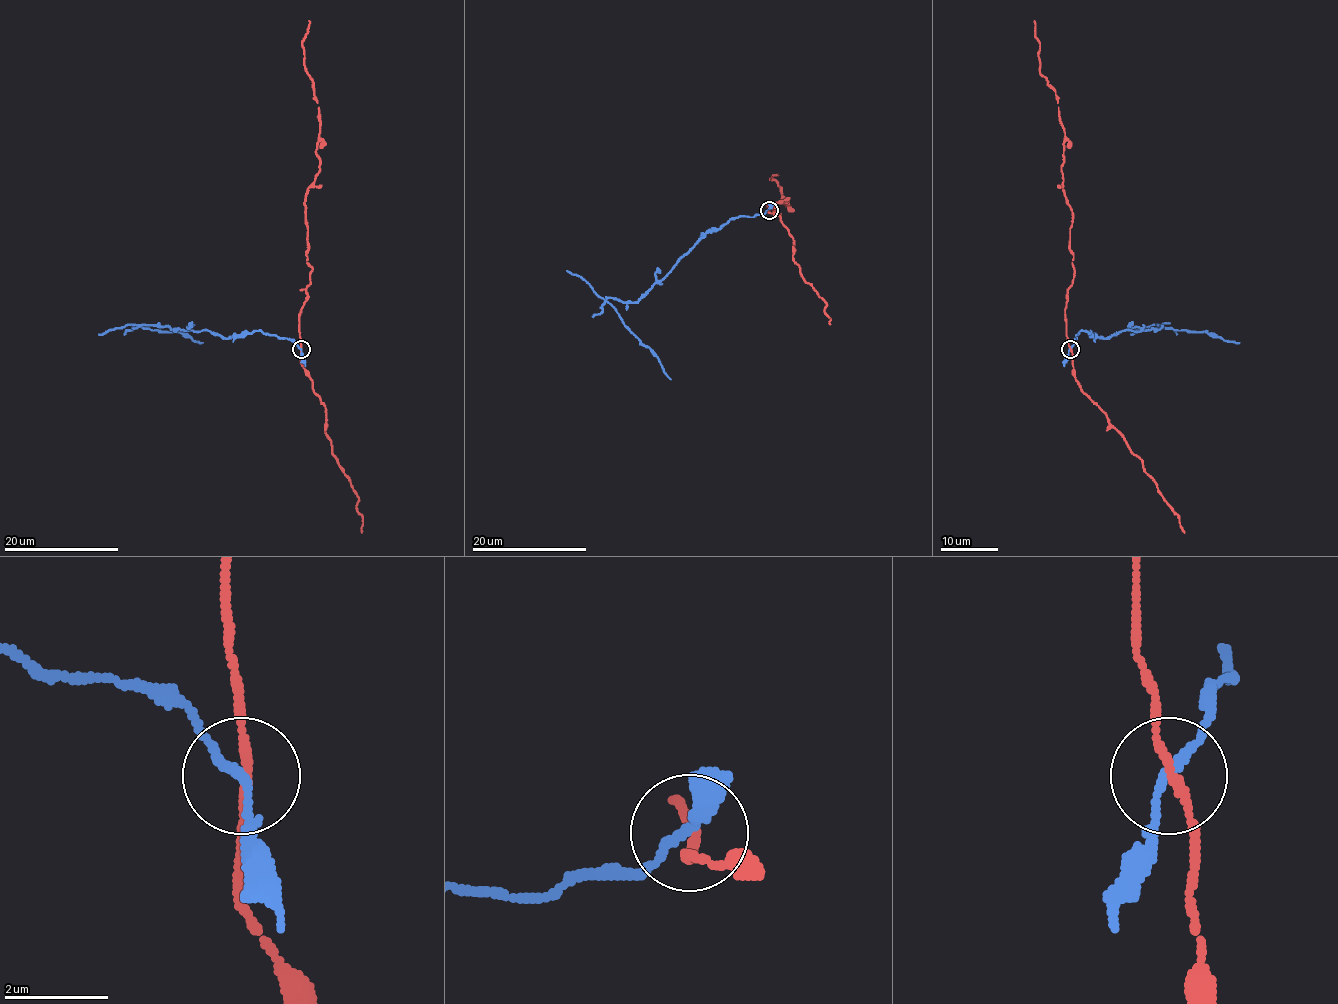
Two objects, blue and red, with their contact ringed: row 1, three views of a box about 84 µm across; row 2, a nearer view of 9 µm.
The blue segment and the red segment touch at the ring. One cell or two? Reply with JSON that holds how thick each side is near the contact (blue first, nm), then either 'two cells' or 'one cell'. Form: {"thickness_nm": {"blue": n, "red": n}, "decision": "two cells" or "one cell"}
{"thickness_nm": {"blue": 160, "red": 150}, "decision": "two cells"}

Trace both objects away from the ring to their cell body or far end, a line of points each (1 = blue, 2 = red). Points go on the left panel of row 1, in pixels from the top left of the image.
1: (301, 348), (294, 341), (261, 331), (222, 338), (207, 330), (138, 325), (185, 333), (194, 341), (202, 343)
2: (301, 348), (301, 308), (312, 268), (307, 263), (304, 200), (320, 170), (318, 115), (302, 42), (308, 21)

